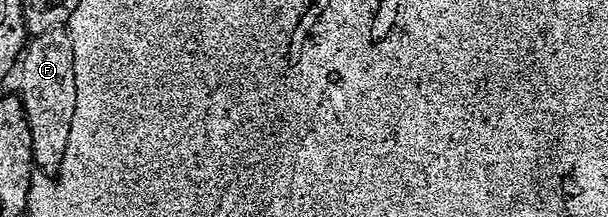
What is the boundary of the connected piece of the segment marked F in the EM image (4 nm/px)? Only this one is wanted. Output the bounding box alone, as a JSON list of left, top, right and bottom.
[19,27,75,169]

